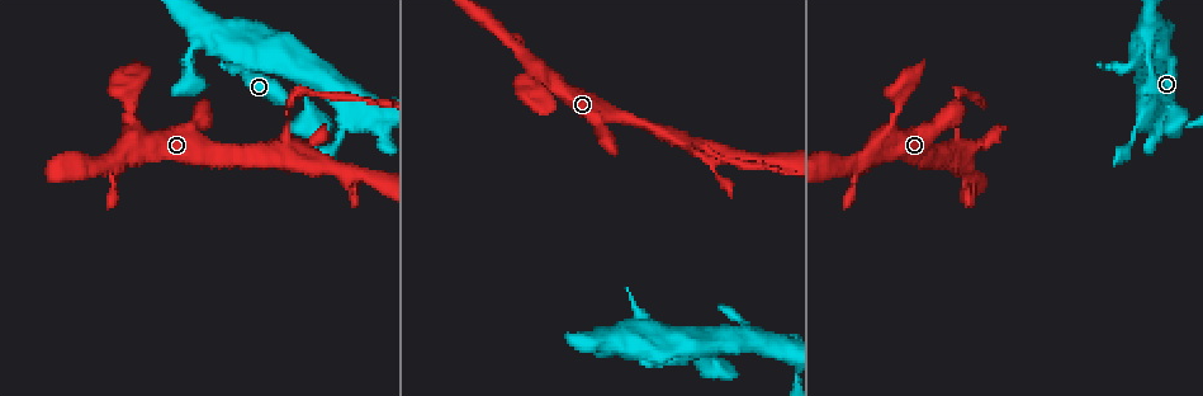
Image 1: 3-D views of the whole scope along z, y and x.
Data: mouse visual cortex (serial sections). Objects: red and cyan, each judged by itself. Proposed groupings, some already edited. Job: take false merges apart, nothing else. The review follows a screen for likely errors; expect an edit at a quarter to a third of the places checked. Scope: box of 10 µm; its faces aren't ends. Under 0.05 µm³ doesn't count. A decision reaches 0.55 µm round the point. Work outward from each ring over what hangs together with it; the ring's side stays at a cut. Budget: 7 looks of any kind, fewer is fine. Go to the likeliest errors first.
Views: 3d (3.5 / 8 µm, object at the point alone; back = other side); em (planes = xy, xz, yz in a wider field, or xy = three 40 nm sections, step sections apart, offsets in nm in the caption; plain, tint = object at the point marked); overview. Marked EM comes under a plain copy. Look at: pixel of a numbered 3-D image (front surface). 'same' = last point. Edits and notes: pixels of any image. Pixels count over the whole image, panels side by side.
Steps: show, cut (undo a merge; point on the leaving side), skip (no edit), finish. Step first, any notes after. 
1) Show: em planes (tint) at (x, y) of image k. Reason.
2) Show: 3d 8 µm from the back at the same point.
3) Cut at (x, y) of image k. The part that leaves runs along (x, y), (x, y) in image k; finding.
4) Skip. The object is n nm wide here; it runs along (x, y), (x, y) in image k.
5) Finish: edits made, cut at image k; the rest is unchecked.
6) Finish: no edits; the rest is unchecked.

Show: 3d 3.5 µm at (228, 52) of image 1. Sudden change in width.

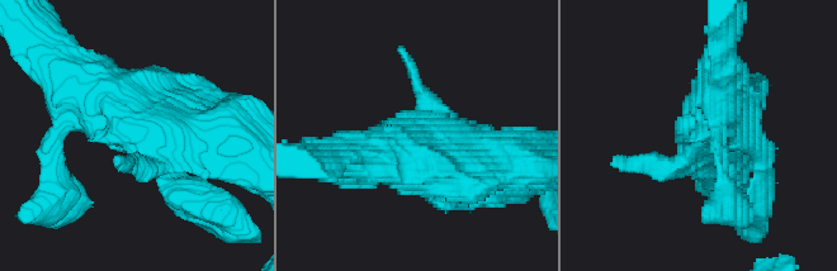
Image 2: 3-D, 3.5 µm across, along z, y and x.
Show: em xy step 3 (tint) at (130, 133) of image 2.

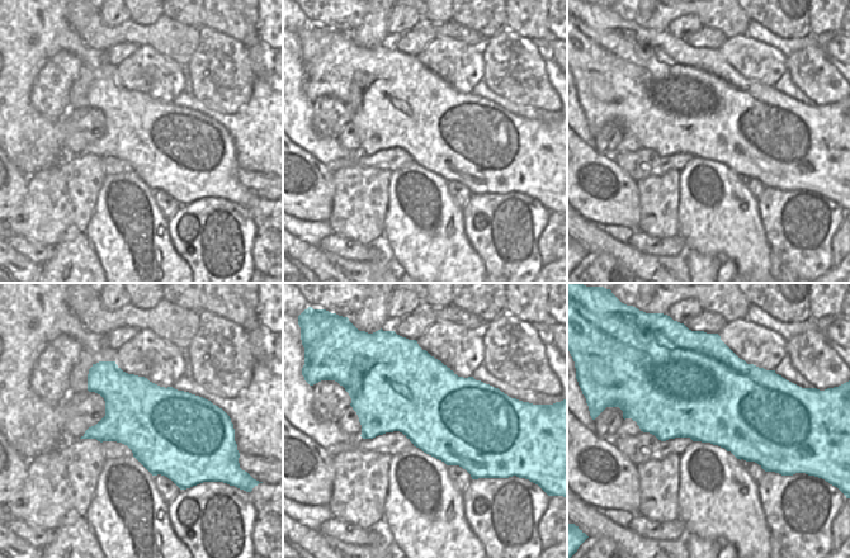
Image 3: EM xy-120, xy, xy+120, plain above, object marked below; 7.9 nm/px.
Show: em xy step 2 (tint) at the same point.

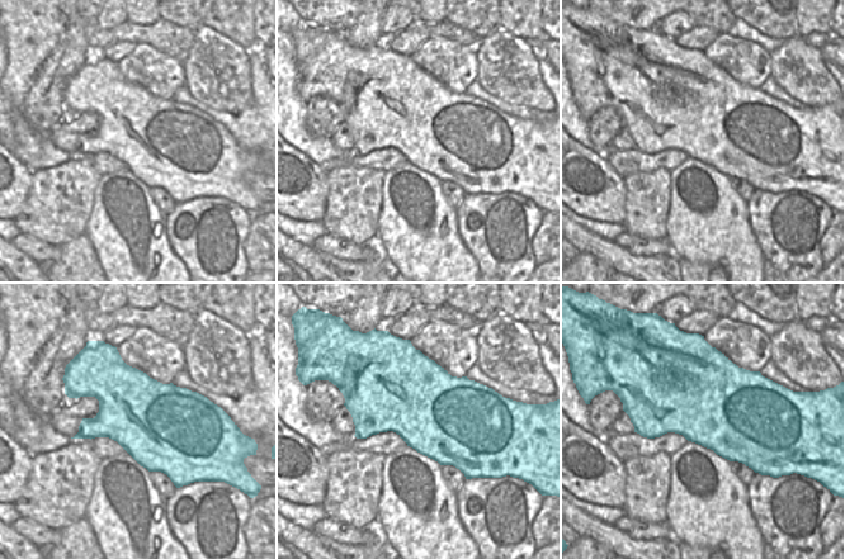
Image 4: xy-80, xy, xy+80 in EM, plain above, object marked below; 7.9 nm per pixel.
Skip. One cell here.

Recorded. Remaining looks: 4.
Show: 3d 3.5 µm at (287, 117) of image 1.

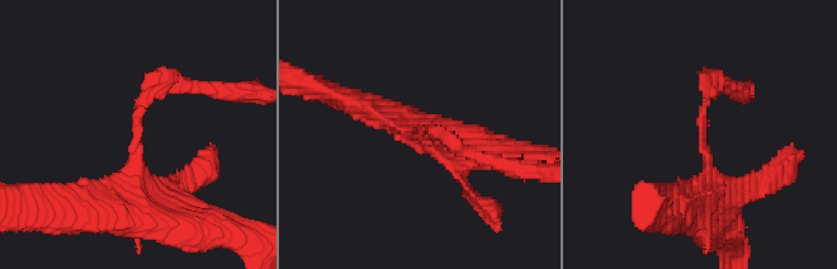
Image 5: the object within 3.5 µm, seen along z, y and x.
Show: em xy step 5 (tint) at (135, 130) of image 5. The arms are 150, 300 nm wide.

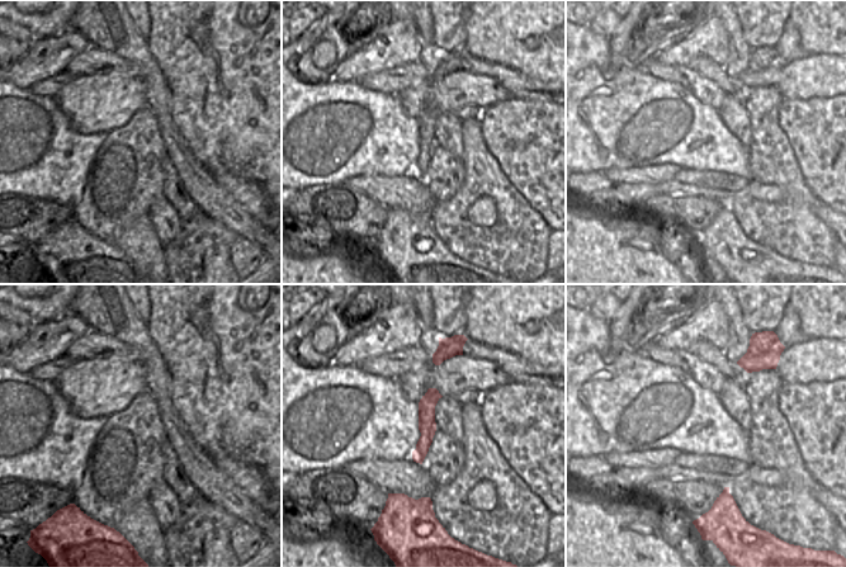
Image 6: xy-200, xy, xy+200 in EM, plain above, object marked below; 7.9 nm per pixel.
Cut at (187, 86) of image 5. The part that leaves runs along (149, 102), (168, 83), (258, 94) in image 5; two cells meet here.

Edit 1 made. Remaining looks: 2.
Finish: edits made, cut at image 5; the rest is unchecked.

